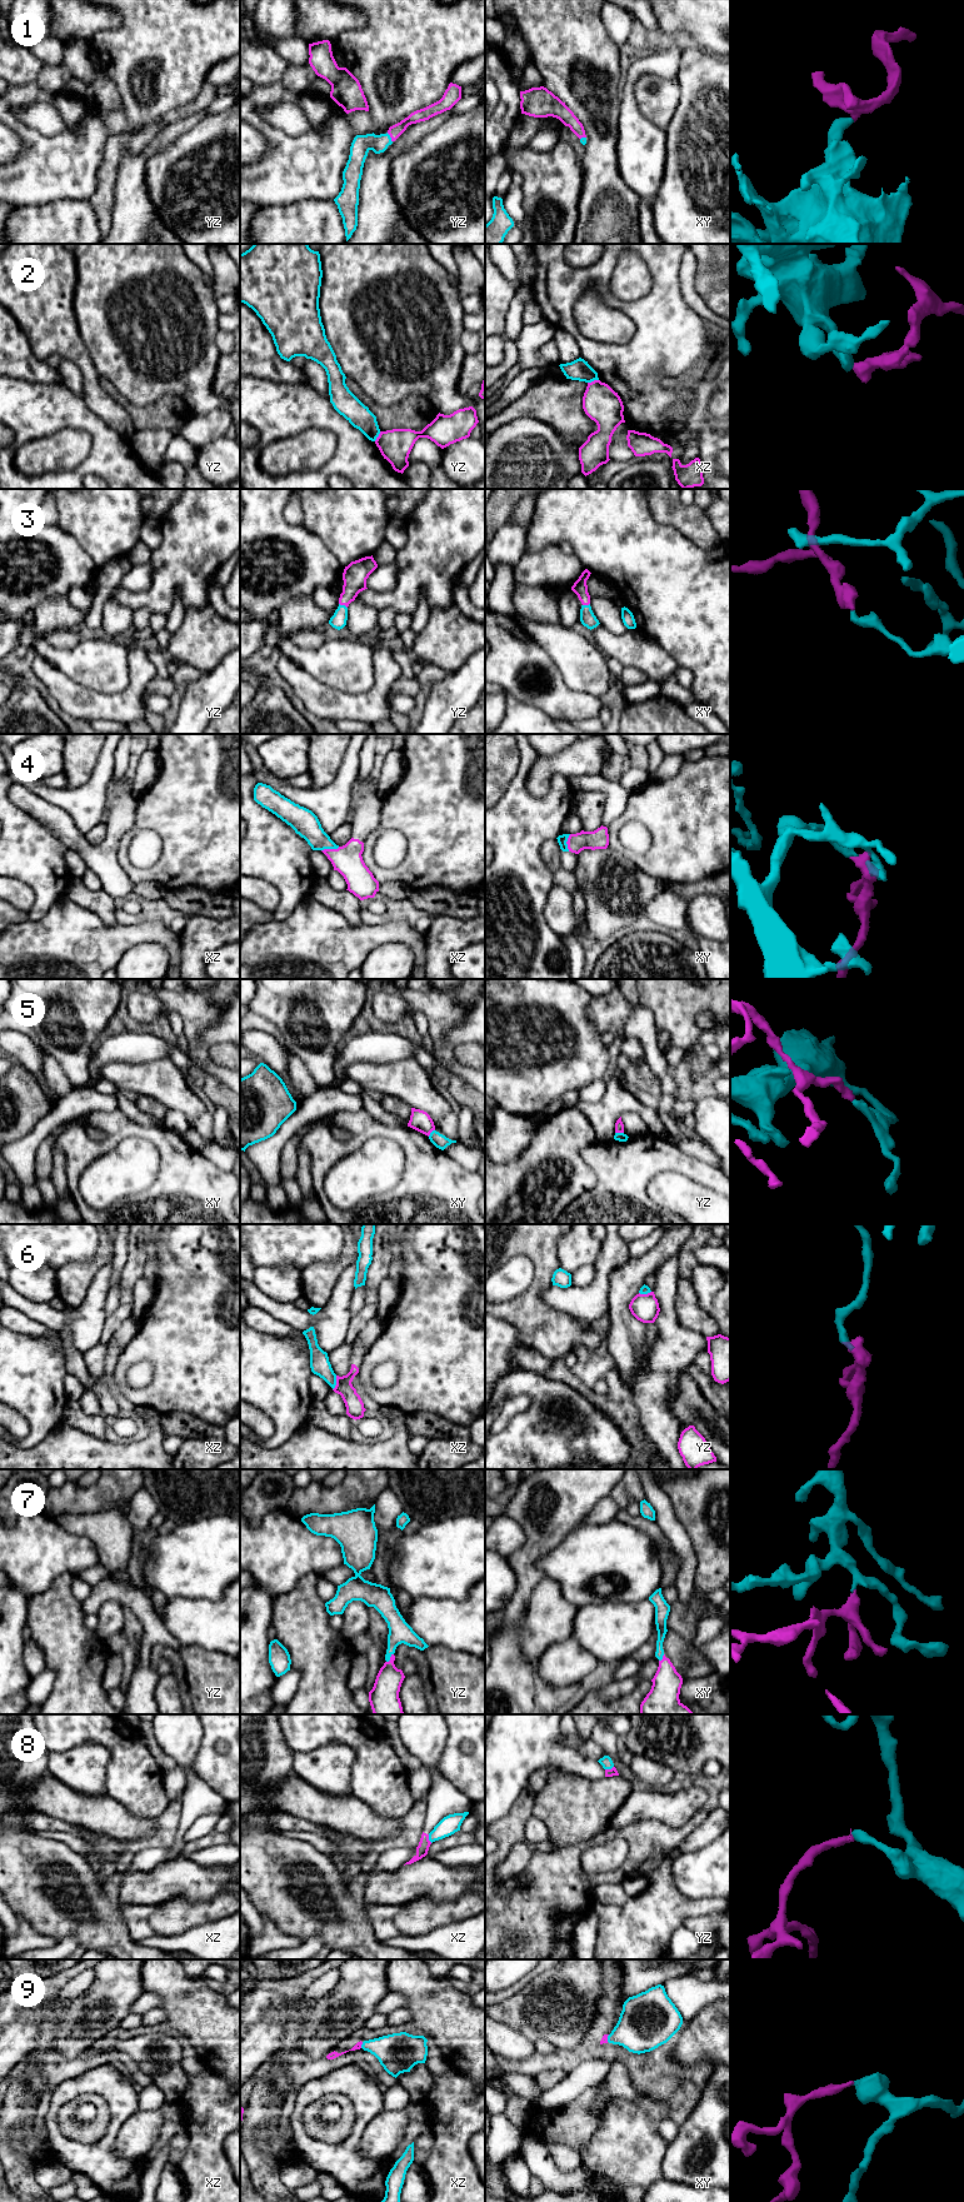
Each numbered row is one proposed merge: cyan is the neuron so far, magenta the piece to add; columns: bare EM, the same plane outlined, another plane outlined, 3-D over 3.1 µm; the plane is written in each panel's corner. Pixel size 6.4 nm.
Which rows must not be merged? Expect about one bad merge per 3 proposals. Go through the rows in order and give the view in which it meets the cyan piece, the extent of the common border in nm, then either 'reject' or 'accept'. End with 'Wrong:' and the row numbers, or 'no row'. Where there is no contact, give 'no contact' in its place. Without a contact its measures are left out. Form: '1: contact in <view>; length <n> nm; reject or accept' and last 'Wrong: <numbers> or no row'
1: contact in yz; length 70 nm; accept
2: contact in xz; length 80 nm; reject
3: contact in yz; length 70 nm; accept
4: contact in xz; length 120 nm; accept
5: contact in yz; length 60 nm; reject
6: contact in xz; length 100 nm; reject
7: contact in yz; length 80 nm; accept
8: contact in xz; length 60 nm; reject
9: contact in xz; length 40 nm; accept
Wrong: 2, 5, 6, 8

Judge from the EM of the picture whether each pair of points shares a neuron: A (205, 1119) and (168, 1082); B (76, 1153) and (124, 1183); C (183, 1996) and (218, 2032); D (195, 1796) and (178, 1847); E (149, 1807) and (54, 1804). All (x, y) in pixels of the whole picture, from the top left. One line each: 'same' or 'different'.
A: different
B: different
C: same
D: same
E: different

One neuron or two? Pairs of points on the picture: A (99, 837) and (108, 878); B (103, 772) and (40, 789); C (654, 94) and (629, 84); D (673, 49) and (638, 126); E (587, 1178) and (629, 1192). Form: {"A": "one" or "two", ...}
{"A": "two", "B": "one", "C": "two", "D": "one", "E": "two"}

